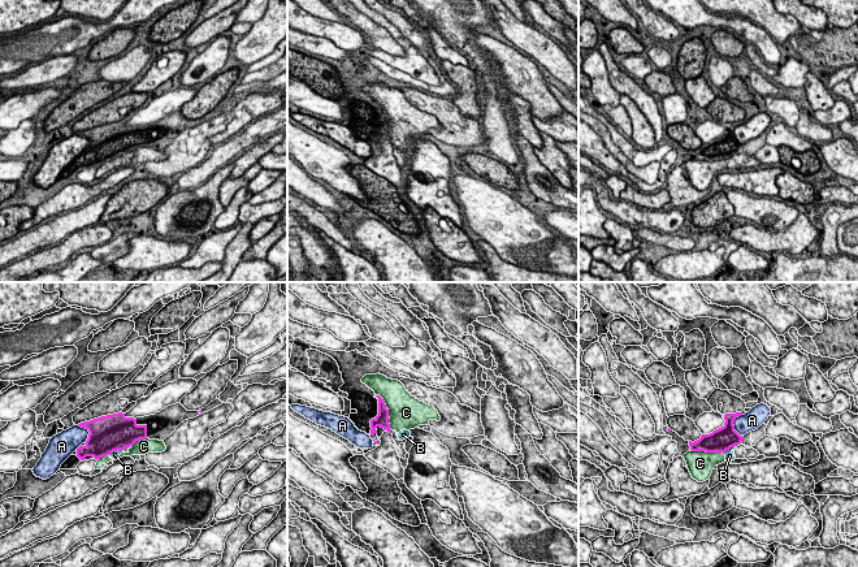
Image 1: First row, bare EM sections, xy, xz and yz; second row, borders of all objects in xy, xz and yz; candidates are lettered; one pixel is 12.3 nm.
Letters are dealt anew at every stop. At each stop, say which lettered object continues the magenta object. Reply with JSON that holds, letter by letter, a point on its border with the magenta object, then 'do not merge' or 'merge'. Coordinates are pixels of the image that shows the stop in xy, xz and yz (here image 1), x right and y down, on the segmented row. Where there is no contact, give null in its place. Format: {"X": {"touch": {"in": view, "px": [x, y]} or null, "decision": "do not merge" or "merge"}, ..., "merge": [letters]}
{"A": {"touch": {"in": "xy", "px": [89, 431]}, "decision": "do not merge"}, "B": {"touch": {"in": "yz", "px": [731, 446]}, "decision": "do not merge"}, "C": {"touch": {"in": "yz", "px": [707, 451]}, "decision": "do not merge"}, "merge": []}

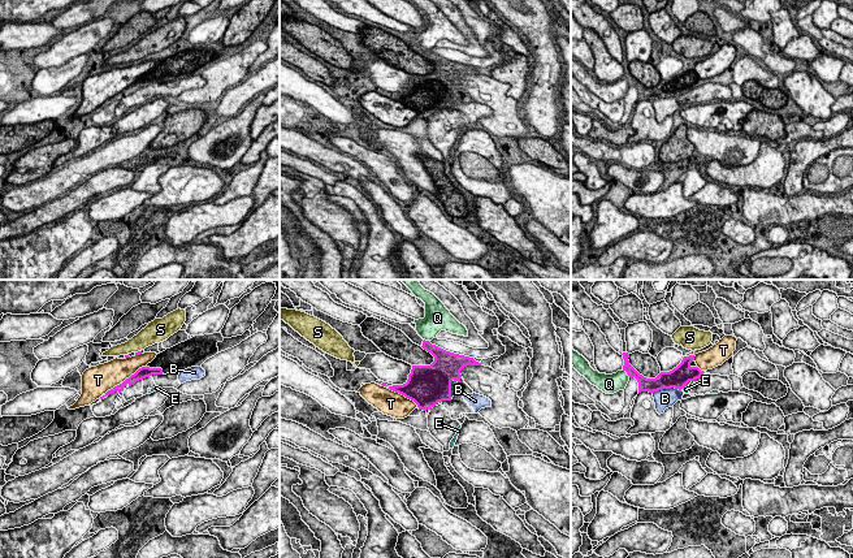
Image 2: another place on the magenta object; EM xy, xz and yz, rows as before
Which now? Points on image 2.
{"B": {"touch": {"in": "yz", "px": [666, 388]}, "decision": "do not merge"}, "E": {"touch": {"in": "yz", "px": [685, 384]}, "decision": "do not merge"}, "Q": {"touch": {"in": "yz", "px": [626, 371]}, "decision": "do not merge"}, "S": {"touch": {"in": "xy", "px": [138, 351]}, "decision": "do not merge"}, "T": {"touch": {"in": "xz", "px": [403, 394]}, "decision": "do not merge"}, "merge": []}

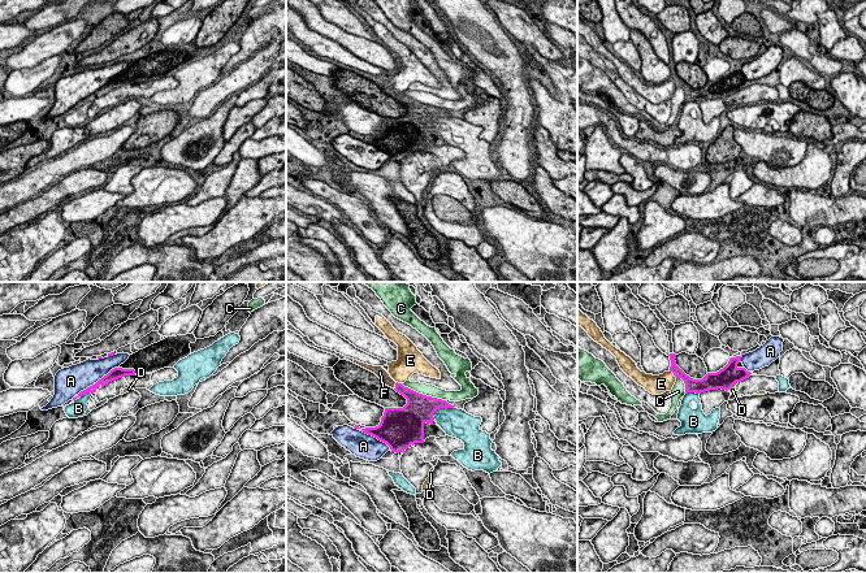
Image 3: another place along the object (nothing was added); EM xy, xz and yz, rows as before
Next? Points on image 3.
{"A": {"touch": {"in": "xz", "px": [376, 437]}, "decision": "do not merge"}, "B": {"touch": {"in": "xz", "px": [440, 407]}, "decision": "do not merge"}, "C": {"touch": {"in": "xz", "px": [421, 394]}, "decision": "do not merge"}, "D": {"touch": {"in": "yz", "px": [732, 385]}, "decision": "do not merge"}, "E": {"touch": {"in": "yz", "px": [672, 372]}, "decision": "do not merge"}, "F": {"touch": {"in": "xz", "px": [395, 386]}, "decision": "merge"}, "merge": ["F"]}

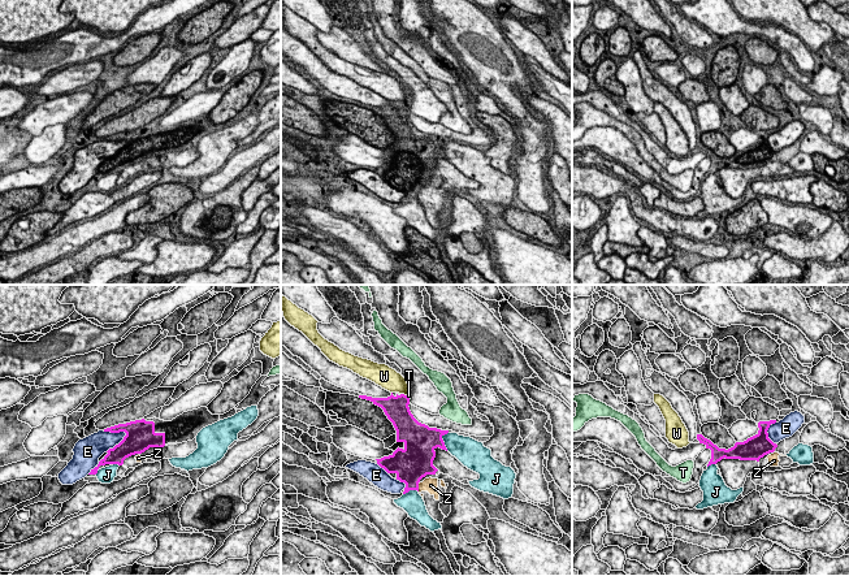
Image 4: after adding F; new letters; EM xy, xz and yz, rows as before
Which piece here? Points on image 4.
{"E": {"touch": {"in": "xy", "px": [118, 444]}, "decision": "do not merge"}, "J": {"touch": {"in": "xz", "px": [442, 441]}, "decision": "do not merge"}, "T": {"touch": {"in": "xz", "px": [407, 397]}, "decision": "do not merge"}, "W": {"touch": {"in": "xz", "px": [403, 394]}, "decision": "do not merge"}, "Z": {"touch": {"in": "xz", "px": [417, 488]}, "decision": "do not merge"}, "merge": []}

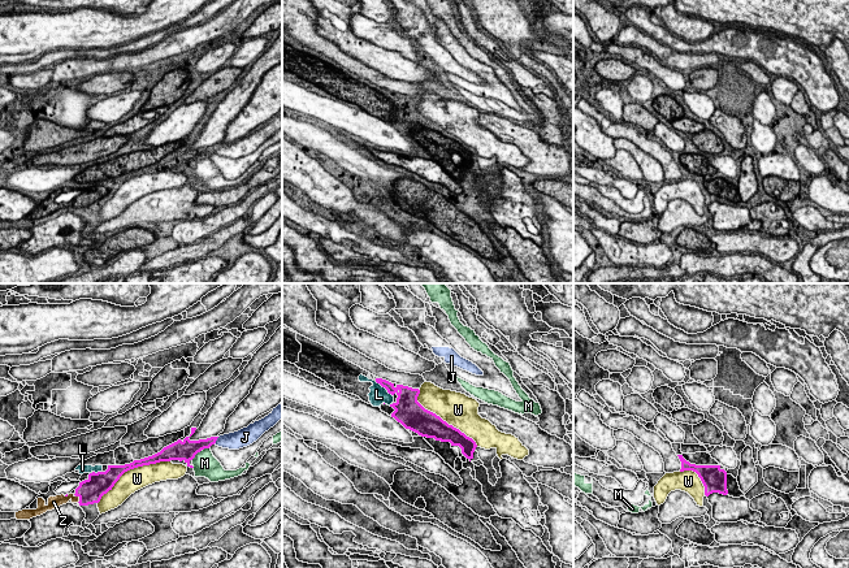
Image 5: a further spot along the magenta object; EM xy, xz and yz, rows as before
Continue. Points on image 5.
{"J": {"touch": {"in": "xy", "px": [216, 439]}, "decision": "do not merge"}, "L": {"touch": {"in": "xz", "px": [384, 386]}, "decision": "do not merge"}, "M": {"touch": {"in": "xy", "px": [195, 454]}, "decision": "do not merge"}, "W": {"touch": {"in": "xy", "px": [131, 468]}, "decision": "do not merge"}, "Z": {"touch": {"in": "xy", "px": [79, 498]}, "decision": "merge"}, "merge": ["Z"]}

